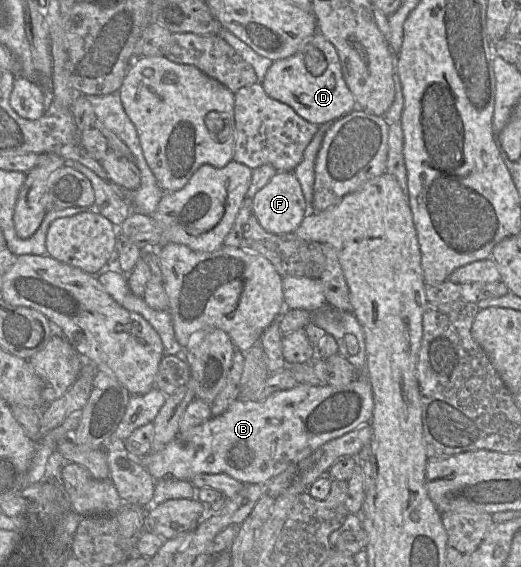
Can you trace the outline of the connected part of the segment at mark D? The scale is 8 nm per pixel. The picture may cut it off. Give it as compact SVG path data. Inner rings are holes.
M318 32L294 55L273 62L261 84L269 97L290 106L303 119L318 126L328 124L357 107L355 97L343 78L335 47ZM325 59L327 69L317 75L314 72L315 65Z

